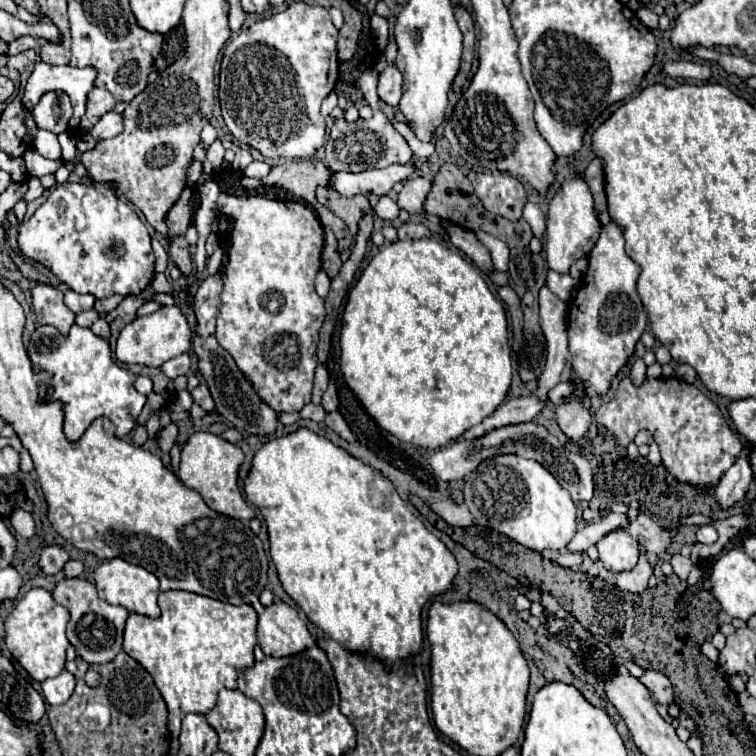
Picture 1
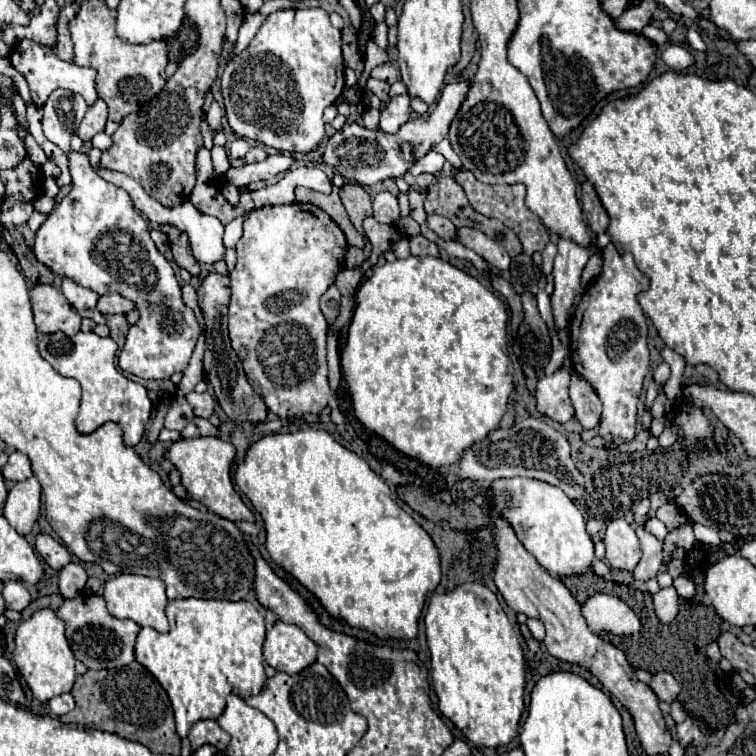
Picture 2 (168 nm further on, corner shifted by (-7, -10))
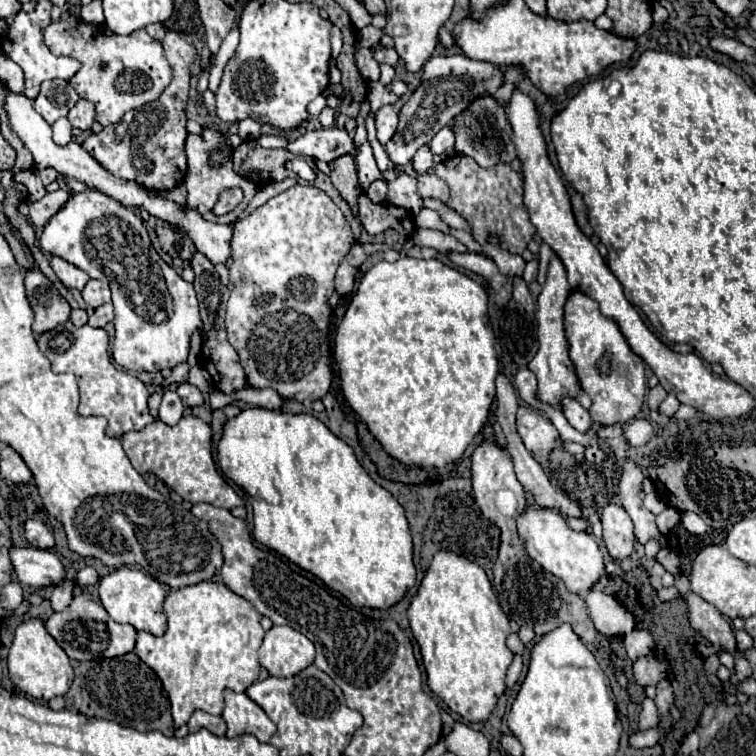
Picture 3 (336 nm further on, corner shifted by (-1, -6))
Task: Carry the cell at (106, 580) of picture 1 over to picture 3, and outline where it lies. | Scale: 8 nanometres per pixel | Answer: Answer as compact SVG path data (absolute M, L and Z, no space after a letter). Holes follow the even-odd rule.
M122 567L102 577L100 581L100 601L108 611L108 615L118 623L128 623L136 631L146 631L156 637L166 633L166 615L162 613L164 597L166 597L164 587L154 577L146 575L140 569Z

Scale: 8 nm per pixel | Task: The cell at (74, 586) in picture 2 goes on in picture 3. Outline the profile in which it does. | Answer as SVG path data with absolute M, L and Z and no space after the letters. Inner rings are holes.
M56 587L50 593L50 605L54 611L64 611L70 605L70 599L72 599L70 587Z

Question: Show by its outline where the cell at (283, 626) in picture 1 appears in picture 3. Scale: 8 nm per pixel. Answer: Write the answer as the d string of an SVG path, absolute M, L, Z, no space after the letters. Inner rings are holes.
M272 627L258 657L272 677L292 677L314 663L314 645L292 627Z

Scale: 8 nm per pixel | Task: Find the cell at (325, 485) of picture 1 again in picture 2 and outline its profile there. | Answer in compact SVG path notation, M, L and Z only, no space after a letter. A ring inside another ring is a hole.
M304 429L298 433L278 433L272 437L264 437L250 445L244 463L236 469L236 485L240 491L250 499L254 509L262 515L264 527L266 527L266 549L274 563L278 563L286 573L290 573L300 585L304 585L314 597L318 597L320 605L326 609L330 617L340 617L352 627L360 627L368 633L374 633L378 639L416 639L418 637L418 619L422 615L426 595L428 591L434 591L440 585L442 579L442 567L440 567L440 551L430 539L430 535L404 511L390 499L390 487L388 483L378 477L370 465L360 459L356 453L344 449L340 443L336 443L326 431L322 429Z

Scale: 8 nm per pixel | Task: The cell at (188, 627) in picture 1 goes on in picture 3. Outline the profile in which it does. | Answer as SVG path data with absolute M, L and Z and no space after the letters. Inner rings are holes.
M204 581L204 583L196 583L190 587L172 591L164 599L164 613L168 617L168 631L162 637L154 637L154 635L140 631L136 639L136 649L134 649L136 655L150 669L156 671L164 689L168 691L176 727L186 725L190 715L198 709L210 715L220 715L224 709L222 691L226 687L234 691L246 691L246 687L250 687L258 679L258 673L260 673L258 649L264 639L264 629L260 625L260 613L246 599L230 591L224 583L214 583L214 581Z

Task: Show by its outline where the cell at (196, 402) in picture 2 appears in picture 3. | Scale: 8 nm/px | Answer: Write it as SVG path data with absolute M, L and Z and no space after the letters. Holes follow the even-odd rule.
M184 381L184 383L178 383L176 393L180 395L182 403L188 405L188 407L196 407L196 405L202 405L202 403L204 403L202 393L200 393L194 385L190 385L190 383L186 383L186 381Z

